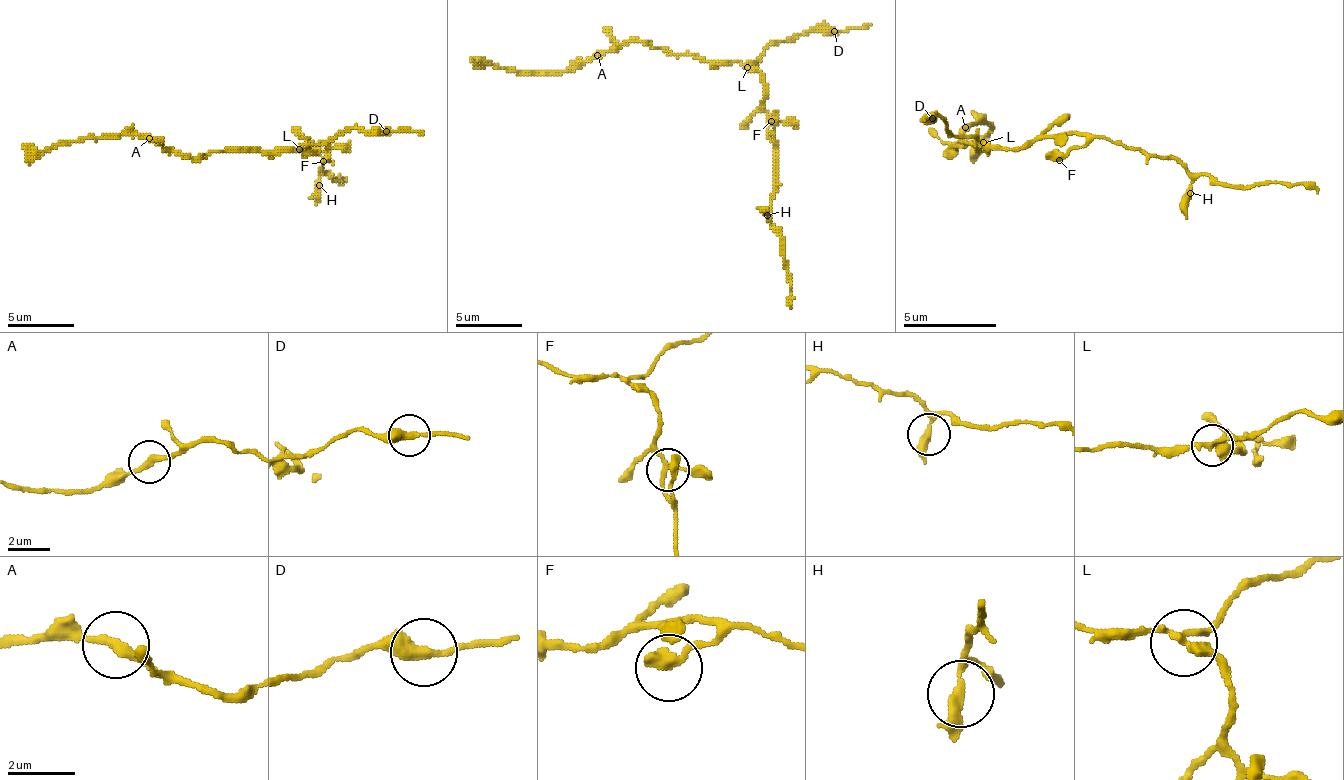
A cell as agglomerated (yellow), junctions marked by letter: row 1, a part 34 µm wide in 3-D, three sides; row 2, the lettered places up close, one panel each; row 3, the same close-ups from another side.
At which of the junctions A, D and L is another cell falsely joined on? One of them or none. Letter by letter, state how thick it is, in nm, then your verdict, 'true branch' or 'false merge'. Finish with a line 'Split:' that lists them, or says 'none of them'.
A: calibre 280 nm; true branch
D: calibre 380 nm; true branch
L: calibre 280 nm; false merge
Split: L

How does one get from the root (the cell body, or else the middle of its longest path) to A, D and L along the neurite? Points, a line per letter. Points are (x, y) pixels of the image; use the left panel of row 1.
A: (283, 151), (209, 151), (199, 158), (183, 158), (166, 151), (149, 138)
D: (283, 151), (319, 145), (353, 128), (369, 135), (383, 135), (386, 131)
L: (283, 151), (296, 151), (299, 148)

